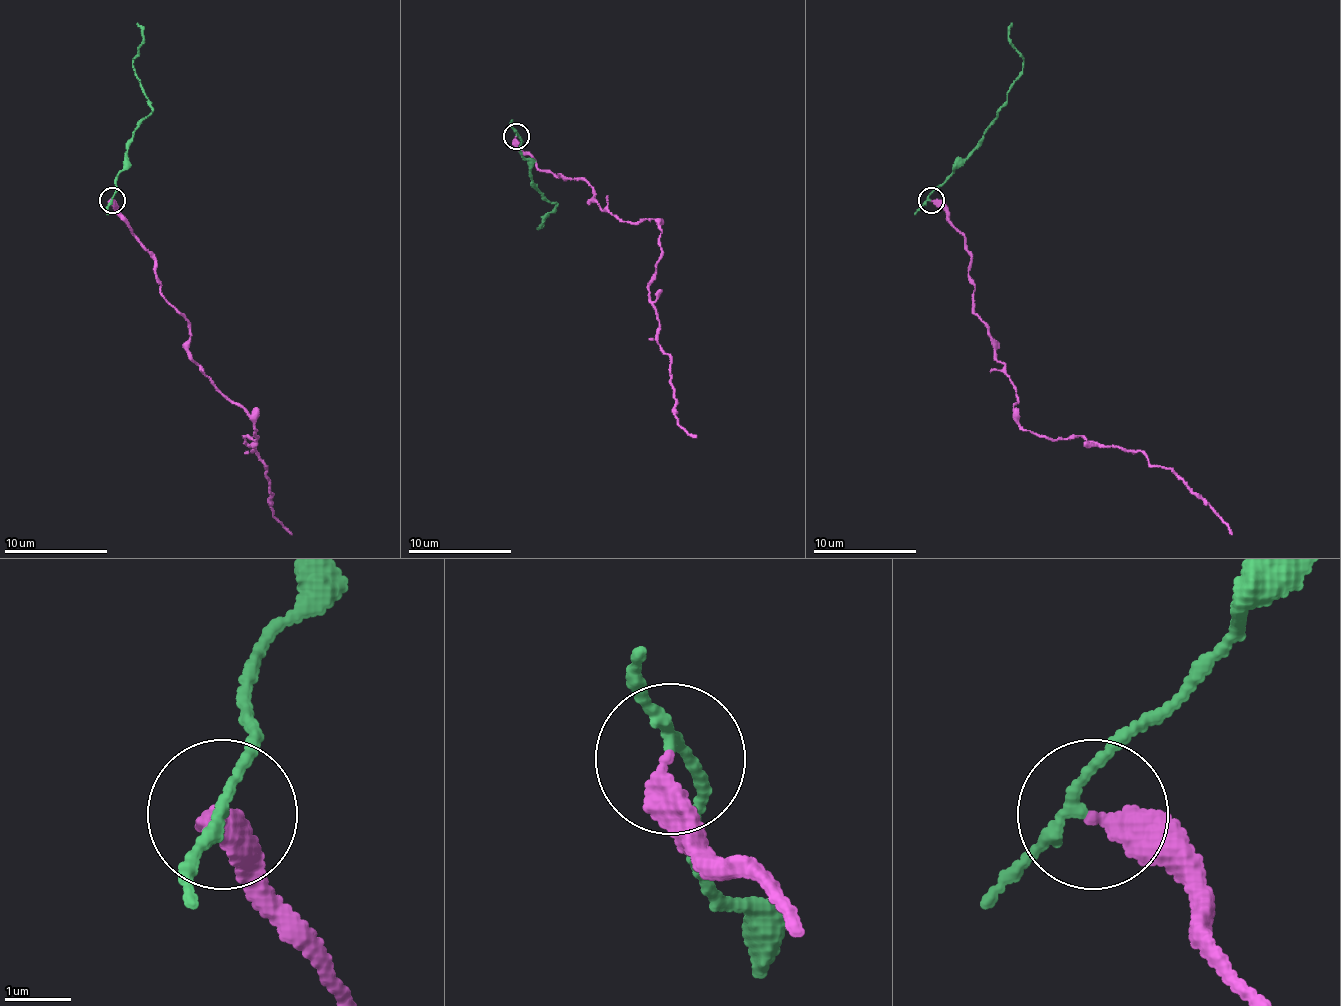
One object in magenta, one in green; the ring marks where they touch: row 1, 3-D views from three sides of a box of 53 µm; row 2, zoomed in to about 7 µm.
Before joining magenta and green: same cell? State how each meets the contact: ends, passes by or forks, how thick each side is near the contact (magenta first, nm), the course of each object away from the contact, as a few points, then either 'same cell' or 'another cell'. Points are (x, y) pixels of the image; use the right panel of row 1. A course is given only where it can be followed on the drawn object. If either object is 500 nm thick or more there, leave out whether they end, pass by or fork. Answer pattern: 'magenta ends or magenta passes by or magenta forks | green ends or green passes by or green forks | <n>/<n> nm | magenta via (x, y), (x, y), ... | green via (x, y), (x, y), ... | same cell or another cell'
magenta ends | green passes by | 400/150 nm | magenta via (930, 201), (971, 255), (974, 311), (1018, 422), (1139, 450), (1172, 468), (1231, 535) | green via (930, 201), (977, 144), (1000, 111), (1013, 80), (1023, 69), (1023, 57), (1007, 36), (1013, 23) | another cell

